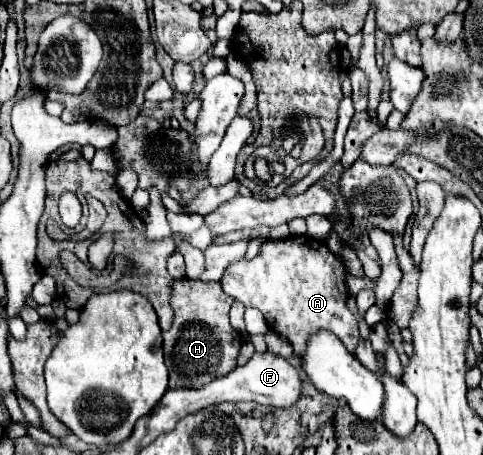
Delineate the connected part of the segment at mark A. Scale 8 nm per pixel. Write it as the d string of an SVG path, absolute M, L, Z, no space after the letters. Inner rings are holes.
M290 236L264 242L258 256L252 260L242 258L232 262L224 270L220 284L228 296L240 300L244 306L258 308L268 326L282 338L288 338L294 354L302 354L306 338L318 330L334 332L344 346L354 352L360 334L358 322L346 306L346 274L342 260L332 254L324 242L318 242L312 236Z

